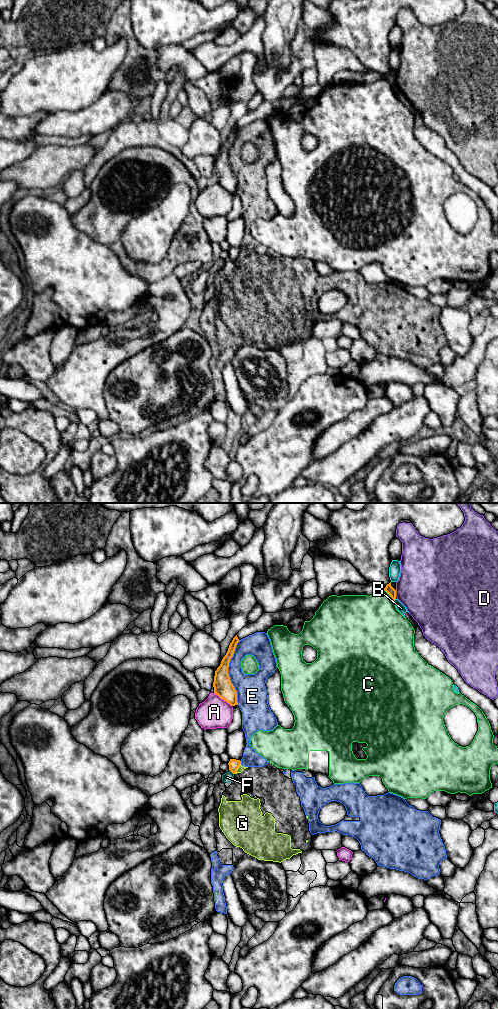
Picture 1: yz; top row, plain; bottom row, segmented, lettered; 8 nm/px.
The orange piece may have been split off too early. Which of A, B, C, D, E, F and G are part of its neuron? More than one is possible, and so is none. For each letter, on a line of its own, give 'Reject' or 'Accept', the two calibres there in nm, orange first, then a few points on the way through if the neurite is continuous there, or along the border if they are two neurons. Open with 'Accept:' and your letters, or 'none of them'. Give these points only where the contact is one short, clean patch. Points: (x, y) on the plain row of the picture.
Accept: none of them
A: Reject. Thickness 150 nm (orange) against 240 nm
B: Reject. Thickness 70 nm (orange) against 70 nm
C: Reject. Thickness 70 nm (orange) against 400 nm
D: Reject. Thickness 70 nm (orange) against 460 nm
E: Reject. Thickness 150 nm (orange) against 240 nm
F: Reject. Thickness 90 nm (orange) against 80 nm. Boundary: yz (230, 258), (233, 262)
G: Reject. Thickness 90 nm (orange) against 50 nm. Boundary: yz (240, 251), (234, 261)

